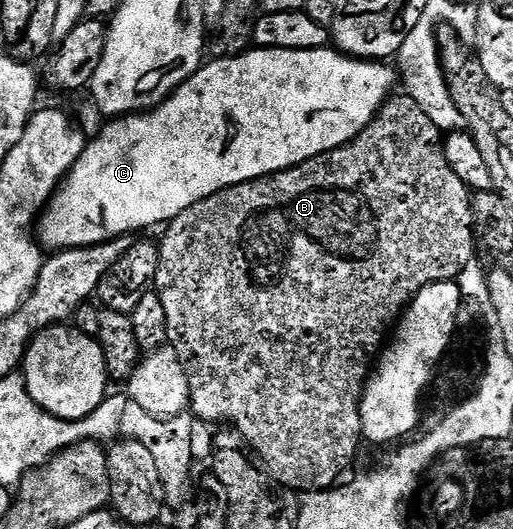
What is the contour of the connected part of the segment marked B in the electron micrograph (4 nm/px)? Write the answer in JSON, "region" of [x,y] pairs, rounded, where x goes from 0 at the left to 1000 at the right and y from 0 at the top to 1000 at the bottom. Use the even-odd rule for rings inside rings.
{"region":[[[772,176],[727,221],[717,242],[684,270],[556,323],[433,357],[370,388],[370,395],[347,403],[347,410],[333,414],[318,431],[320,454],[308,459],[312,507],[300,543],[316,580],[324,584],[327,648],[347,667],[363,698],[372,783],[405,800],[442,803],[472,819],[478,834],[507,858],[524,890],[567,928],[606,932],[645,922],[663,905],[661,898],[684,879],[694,851],[706,839],[702,752],[710,747],[729,681],[743,669],[768,612],[821,546],[840,535],[887,529],[924,486],[926,474],[920,473],[932,467],[932,459],[924,450],[920,369],[893,327],[877,319],[865,265],[860,246],[830,221],[819,198],[795,178]]]}

